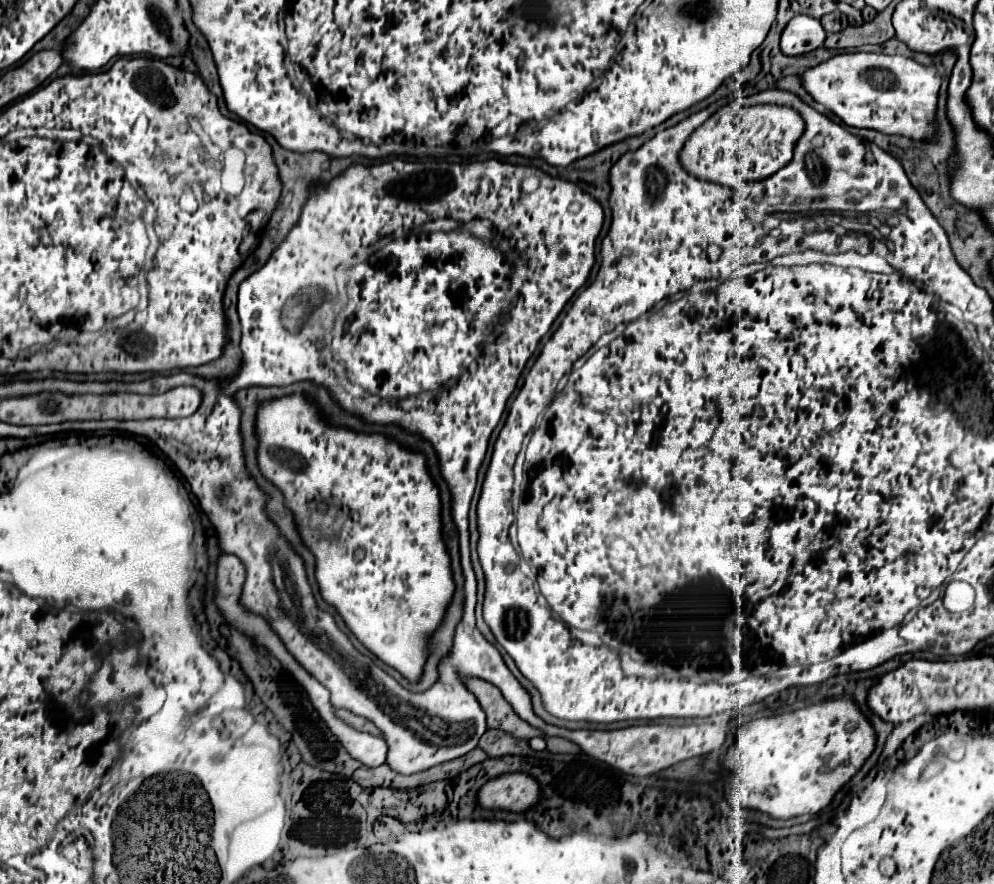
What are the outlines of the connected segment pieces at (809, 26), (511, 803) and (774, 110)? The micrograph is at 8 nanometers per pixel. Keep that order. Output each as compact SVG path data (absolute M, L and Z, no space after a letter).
M795 16L781 32L781 52L785 56L801 56L825 42L825 30L817 18Z
M503 774L479 790L483 808L501 808L523 812L537 804L537 782L527 774Z
M743 106L735 116L719 108L681 150L681 162L689 174L737 188L747 180L763 180L783 168L793 156L793 144L803 132L803 120L793 108L781 106Z

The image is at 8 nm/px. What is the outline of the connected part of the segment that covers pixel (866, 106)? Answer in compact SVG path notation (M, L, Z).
M845 52L807 68L801 76L801 86L815 102L823 104L829 112L839 116L847 126L871 128L889 134L931 138L933 118L941 76L933 66L921 66L911 58Z

